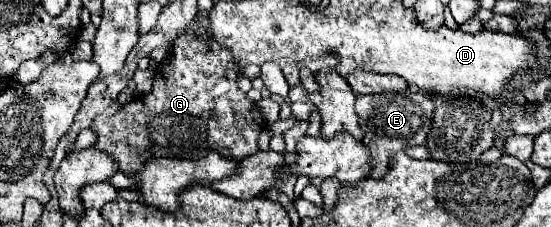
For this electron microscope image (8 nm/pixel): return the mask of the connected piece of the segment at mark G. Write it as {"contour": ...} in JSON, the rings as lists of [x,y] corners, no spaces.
{"contour":[[[194,21],[182,33],[182,37],[176,39],[176,43],[170,49],[170,57],[156,69],[158,73],[154,75],[154,87],[146,97],[140,95],[136,101],[122,105],[118,113],[112,117],[96,117],[94,125],[90,127],[98,135],[92,147],[116,159],[124,175],[136,173],[138,169],[142,169],[142,165],[146,165],[146,161],[154,157],[198,159],[204,157],[204,153],[210,149],[216,149],[224,157],[234,157],[234,159],[244,159],[248,155],[258,153],[258,135],[264,127],[262,113],[258,105],[248,101],[246,93],[238,89],[236,85],[238,67],[234,65],[230,51],[222,49],[216,41],[212,41],[210,47],[204,49],[204,43],[196,39],[196,27],[198,21]]]}

